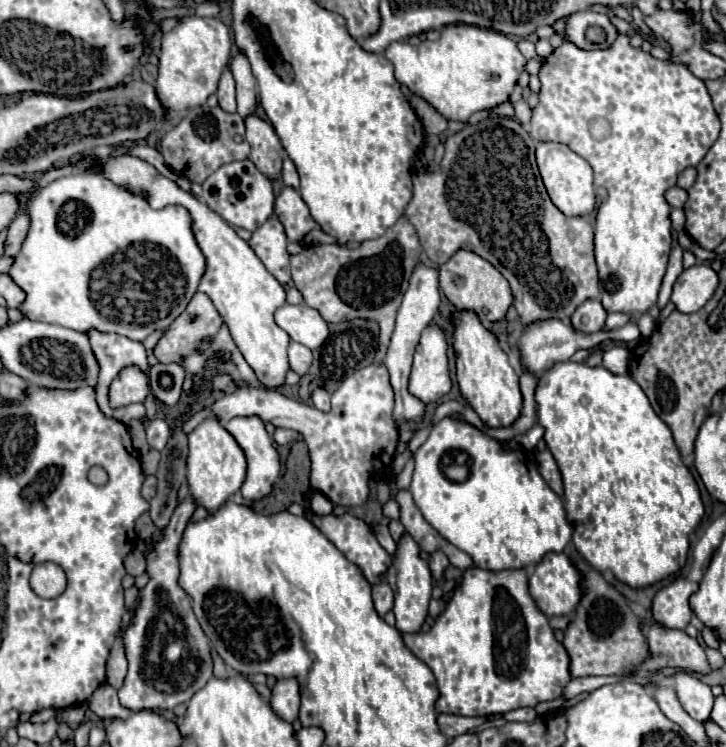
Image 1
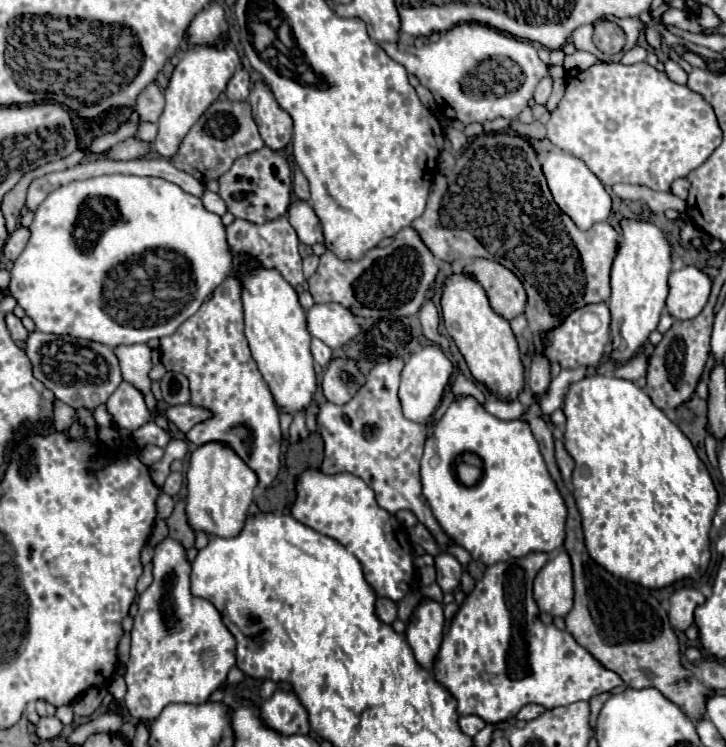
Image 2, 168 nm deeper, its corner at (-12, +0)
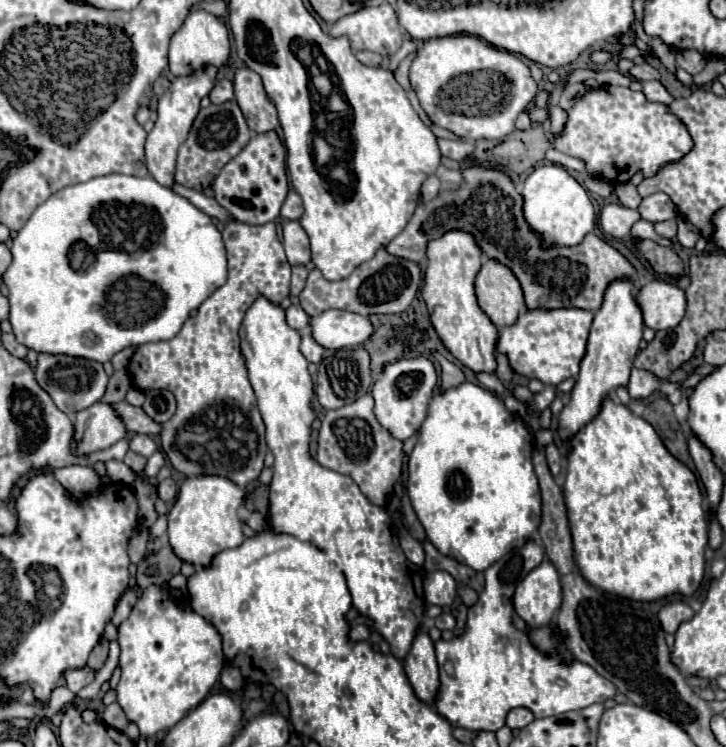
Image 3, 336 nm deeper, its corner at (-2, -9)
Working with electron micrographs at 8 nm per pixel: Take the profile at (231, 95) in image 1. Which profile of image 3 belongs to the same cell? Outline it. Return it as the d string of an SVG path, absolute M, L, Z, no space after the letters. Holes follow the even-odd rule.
M228 79L218 81L216 87L210 91L210 101L214 105L220 105L220 103L226 103L230 99L234 99L234 87L232 87L232 83Z

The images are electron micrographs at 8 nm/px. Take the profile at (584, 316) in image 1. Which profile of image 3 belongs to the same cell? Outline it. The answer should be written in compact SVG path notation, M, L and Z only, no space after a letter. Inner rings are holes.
M584 309L524 311L514 325L502 329L498 349L508 355L510 365L518 375L540 379L544 385L558 385L564 379L578 375L580 361L586 355L592 319L594 313Z

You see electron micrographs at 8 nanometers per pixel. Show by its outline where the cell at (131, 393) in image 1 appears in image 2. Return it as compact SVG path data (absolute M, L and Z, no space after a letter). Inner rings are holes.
M122 382L108 398L106 410L112 416L112 428L138 430L150 420L150 412L144 404L144 396L128 382Z

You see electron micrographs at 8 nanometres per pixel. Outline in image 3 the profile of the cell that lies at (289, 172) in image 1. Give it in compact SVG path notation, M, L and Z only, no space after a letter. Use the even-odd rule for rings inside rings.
M290 189L288 197L286 197L284 205L282 205L282 211L280 211L282 219L300 219L302 217L302 211L304 211L304 207L302 207L300 195L294 189Z

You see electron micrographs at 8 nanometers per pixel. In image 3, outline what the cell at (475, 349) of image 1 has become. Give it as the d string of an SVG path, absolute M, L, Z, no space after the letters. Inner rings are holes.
M450 231L442 239L430 241L422 297L426 301L430 321L444 347L470 371L494 373L498 329L488 319L488 315L478 307L474 295L474 279L482 265L480 259L482 253L478 251L478 247L474 247L474 239L470 239L470 235L462 235L460 231Z

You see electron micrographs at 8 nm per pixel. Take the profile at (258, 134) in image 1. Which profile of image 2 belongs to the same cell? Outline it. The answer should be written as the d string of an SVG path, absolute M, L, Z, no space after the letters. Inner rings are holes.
M258 80L252 86L248 102L252 104L252 116L258 124L264 144L272 150L286 146L292 138L292 118L280 108L266 82Z

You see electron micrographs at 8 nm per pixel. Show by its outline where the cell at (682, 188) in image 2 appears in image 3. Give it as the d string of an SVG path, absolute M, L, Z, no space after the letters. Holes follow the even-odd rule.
M662 191L644 197L640 207L638 207L638 211L640 211L642 219L652 221L652 223L676 217L676 207L674 207L672 199L666 193L662 193Z

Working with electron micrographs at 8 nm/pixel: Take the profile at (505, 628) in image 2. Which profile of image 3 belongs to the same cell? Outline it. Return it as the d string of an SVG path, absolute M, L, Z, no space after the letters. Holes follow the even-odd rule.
M536 541L526 543L518 551L502 557L494 567L486 569L486 583L484 591L478 595L478 601L468 607L468 621L464 625L464 633L452 639L436 641L436 657L440 669L440 687L434 699L434 709L450 721L452 727L464 727L470 731L498 731L506 723L506 715L514 707L526 707L536 717L550 717L562 715L566 711L584 709L592 703L606 701L614 697L616 687L598 675L590 665L582 661L566 661L564 655L546 655L540 653L528 639L526 633L514 627L514 591L518 583L542 563L544 551Z

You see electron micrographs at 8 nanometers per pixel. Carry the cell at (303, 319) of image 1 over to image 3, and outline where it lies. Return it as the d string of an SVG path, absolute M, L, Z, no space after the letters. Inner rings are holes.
M328 309L310 319L312 337L324 349L346 349L364 343L372 335L368 317L340 309Z

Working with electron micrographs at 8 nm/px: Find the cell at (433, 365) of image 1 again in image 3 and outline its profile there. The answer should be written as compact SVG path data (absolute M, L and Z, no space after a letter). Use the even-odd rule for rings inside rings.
M414 357L414 359L400 359L384 367L382 377L372 387L372 397L376 401L374 413L382 427L386 427L396 439L406 441L412 433L420 429L426 419L428 405L438 381L438 373L434 363L428 357Z

